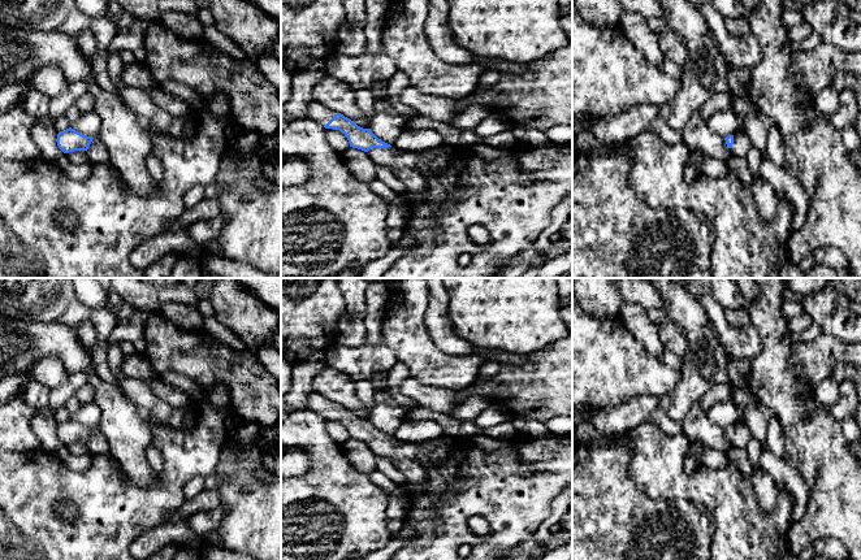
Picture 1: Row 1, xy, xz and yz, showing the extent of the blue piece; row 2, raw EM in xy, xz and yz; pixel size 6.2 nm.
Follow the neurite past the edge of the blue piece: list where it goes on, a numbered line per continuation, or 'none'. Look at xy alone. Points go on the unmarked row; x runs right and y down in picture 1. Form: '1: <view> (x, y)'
none

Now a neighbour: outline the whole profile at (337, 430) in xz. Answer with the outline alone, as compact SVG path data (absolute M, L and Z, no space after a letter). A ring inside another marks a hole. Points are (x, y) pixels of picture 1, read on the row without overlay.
M326 420L326 433L341 446L350 439L347 429L339 421Z

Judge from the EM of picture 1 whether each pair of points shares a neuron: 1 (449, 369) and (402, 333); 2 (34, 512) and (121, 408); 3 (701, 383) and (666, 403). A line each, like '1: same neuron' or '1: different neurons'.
1: same neuron
2: different neurons
3: same neuron

